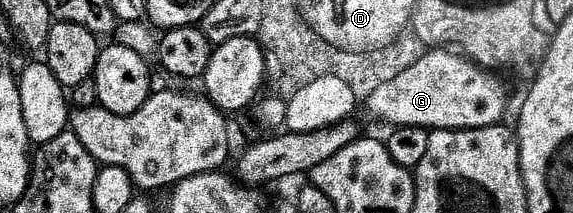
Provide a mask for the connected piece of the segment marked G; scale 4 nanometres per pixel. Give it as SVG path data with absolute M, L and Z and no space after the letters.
M428 50L417 64L401 70L398 78L378 86L378 90L374 90L374 94L367 97L366 104L378 119L390 120L392 125L402 128L489 128L500 124L508 112L508 88L496 76L499 75L495 71L477 64L475 60L469 60L463 54L452 50Z

